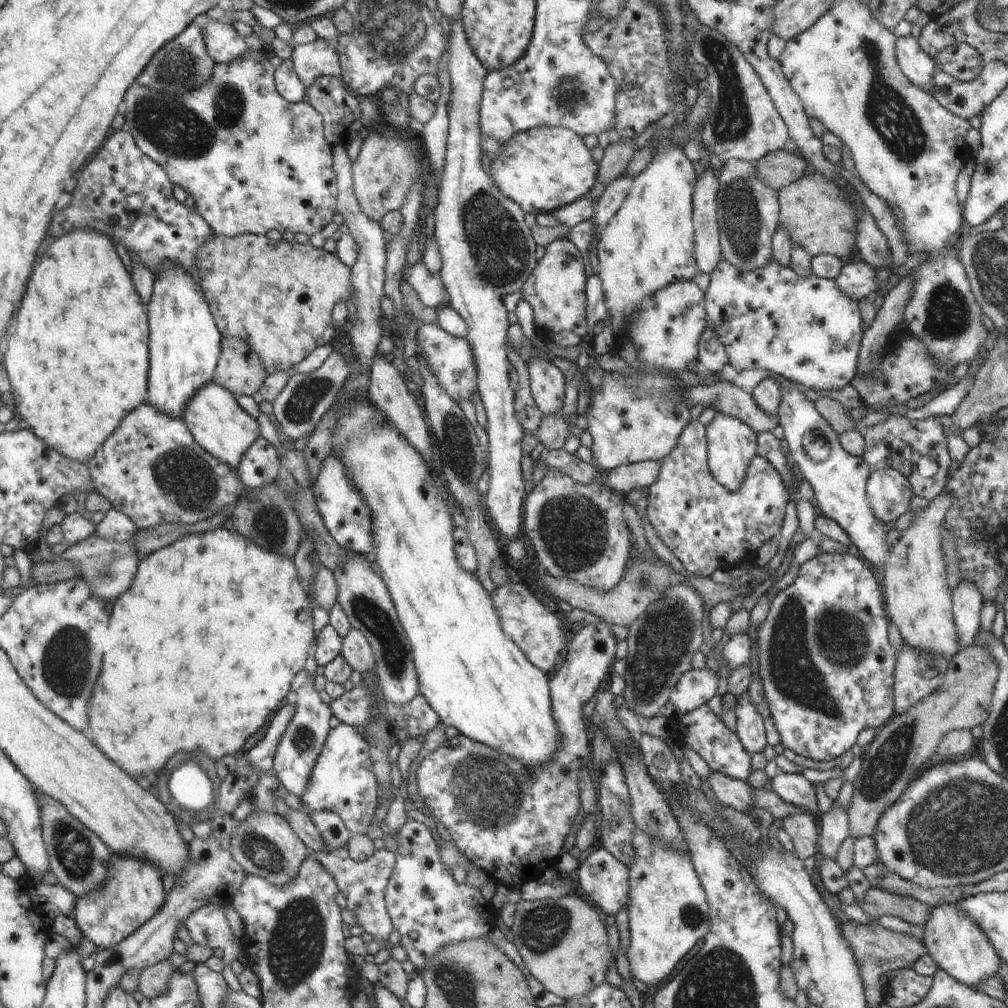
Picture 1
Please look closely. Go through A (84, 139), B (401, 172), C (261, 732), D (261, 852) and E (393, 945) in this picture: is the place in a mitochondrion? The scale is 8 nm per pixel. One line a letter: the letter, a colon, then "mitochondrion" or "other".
A: other
B: mitochondrion
C: other
D: mitochondrion
E: other

